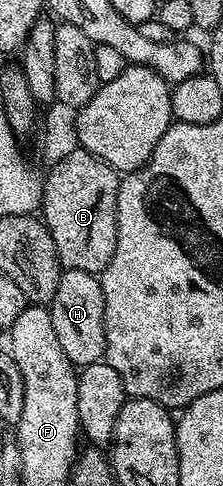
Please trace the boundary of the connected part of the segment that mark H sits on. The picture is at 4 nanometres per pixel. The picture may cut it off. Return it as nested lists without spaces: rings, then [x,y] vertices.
[[[62,270],[59,277],[58,288],[55,290],[51,304],[53,312],[53,324],[55,325],[55,337],[59,337],[59,345],[63,353],[67,353],[69,360],[78,368],[86,367],[92,363],[99,363],[105,357],[105,302],[103,301],[103,289],[100,278],[86,271]]]

